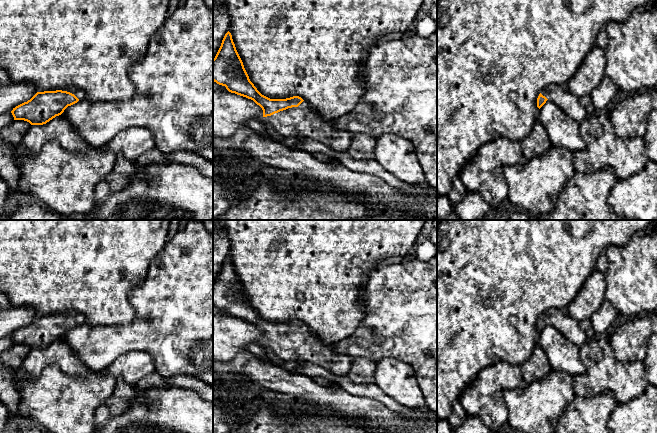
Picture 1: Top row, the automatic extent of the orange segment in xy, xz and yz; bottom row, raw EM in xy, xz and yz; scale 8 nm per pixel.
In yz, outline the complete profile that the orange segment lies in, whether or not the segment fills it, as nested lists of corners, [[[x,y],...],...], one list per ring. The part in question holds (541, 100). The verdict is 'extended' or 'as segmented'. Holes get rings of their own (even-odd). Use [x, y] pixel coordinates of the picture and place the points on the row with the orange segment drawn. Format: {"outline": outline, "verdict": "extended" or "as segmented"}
{"outline": [[[551,84],[546,86],[537,98],[537,107],[540,109],[547,100],[554,102],[564,113],[578,123],[581,123],[587,116],[585,106],[581,105],[579,98],[570,92],[564,85]]], "verdict": "extended"}

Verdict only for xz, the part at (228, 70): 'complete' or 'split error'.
split error

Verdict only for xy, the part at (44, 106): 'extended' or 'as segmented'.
extended

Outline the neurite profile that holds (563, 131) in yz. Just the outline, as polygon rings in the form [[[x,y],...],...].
[[[547,100],[539,109],[537,120],[544,126],[551,146],[583,151],[585,142],[580,135],[580,123],[574,121],[554,102]]]

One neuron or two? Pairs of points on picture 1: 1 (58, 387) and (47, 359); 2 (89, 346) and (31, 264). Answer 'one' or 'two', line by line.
1: two
2: two

